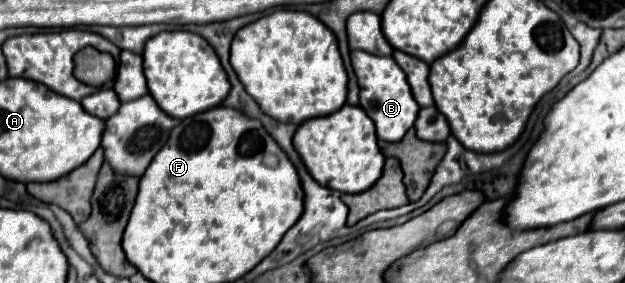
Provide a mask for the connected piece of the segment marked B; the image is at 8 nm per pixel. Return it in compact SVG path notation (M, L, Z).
M363 50L351 52L351 64L359 82L359 104L367 112L367 116L375 122L377 138L387 142L399 142L405 132L415 124L419 104L413 100L411 88L405 80L405 72L397 66L397 62L389 56L373 56Z

